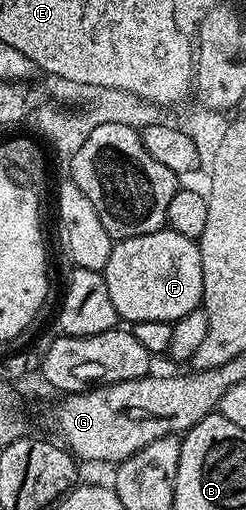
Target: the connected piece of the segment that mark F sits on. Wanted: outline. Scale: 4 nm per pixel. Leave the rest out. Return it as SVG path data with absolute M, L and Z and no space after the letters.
M162 228L134 238L114 241L105 269L107 292L115 304L118 319L132 324L143 320L175 323L201 306L203 264L201 248L194 239Z

